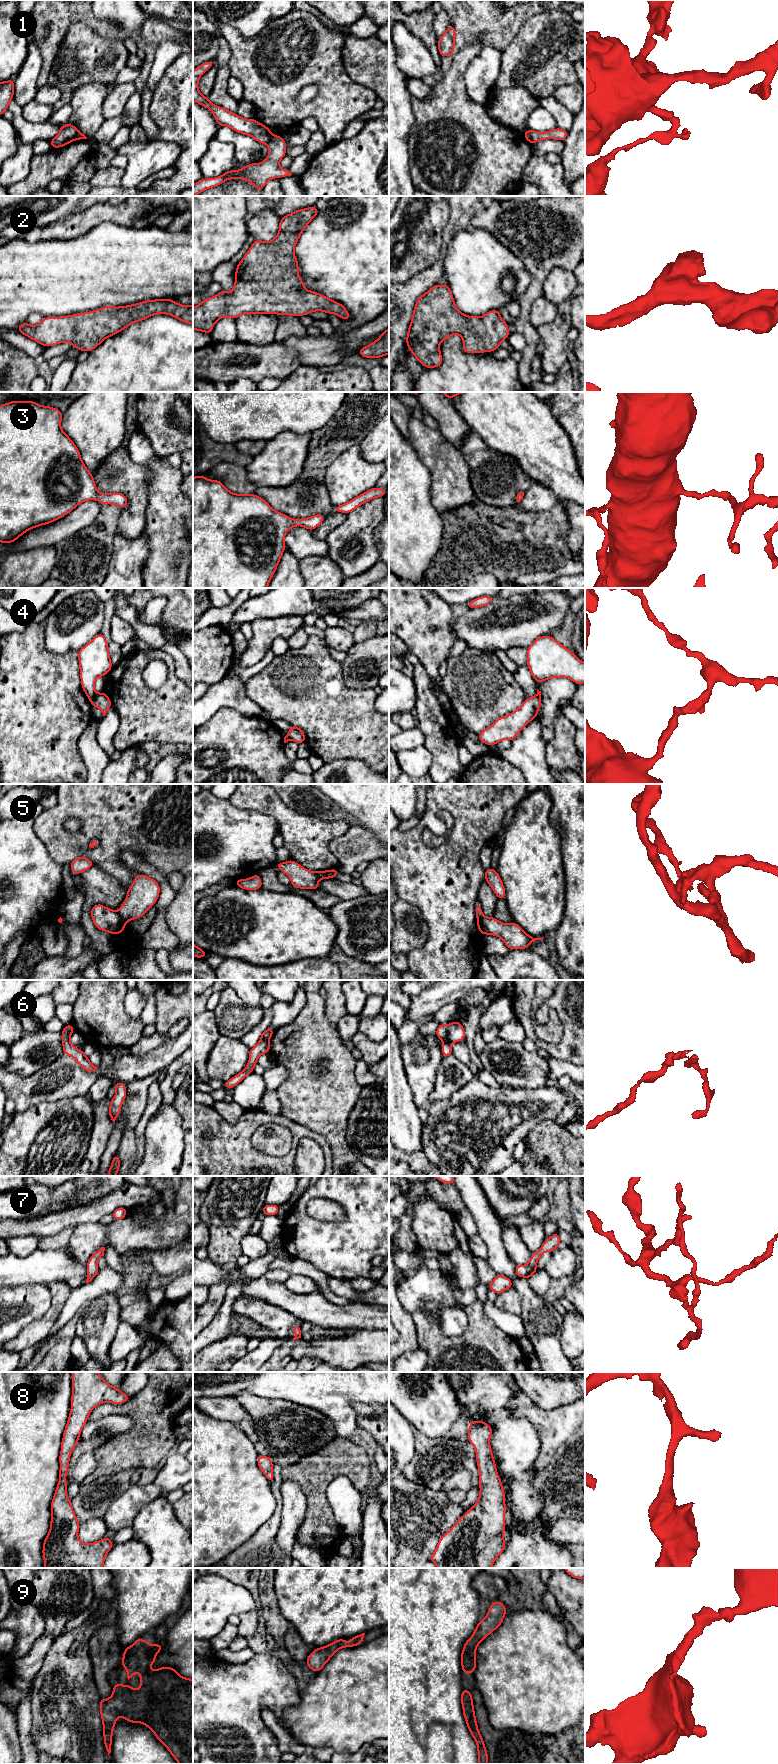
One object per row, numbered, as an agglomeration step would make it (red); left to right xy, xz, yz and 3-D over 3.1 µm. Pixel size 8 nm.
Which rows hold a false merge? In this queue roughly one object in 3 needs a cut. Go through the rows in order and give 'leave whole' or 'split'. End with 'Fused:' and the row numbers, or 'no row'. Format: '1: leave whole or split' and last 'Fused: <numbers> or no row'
1: split
2: leave whole
3: leave whole
4: split
5: split
6: split
7: leave whole
8: leave whole
9: leave whole
Fused: 1, 4, 5, 6

